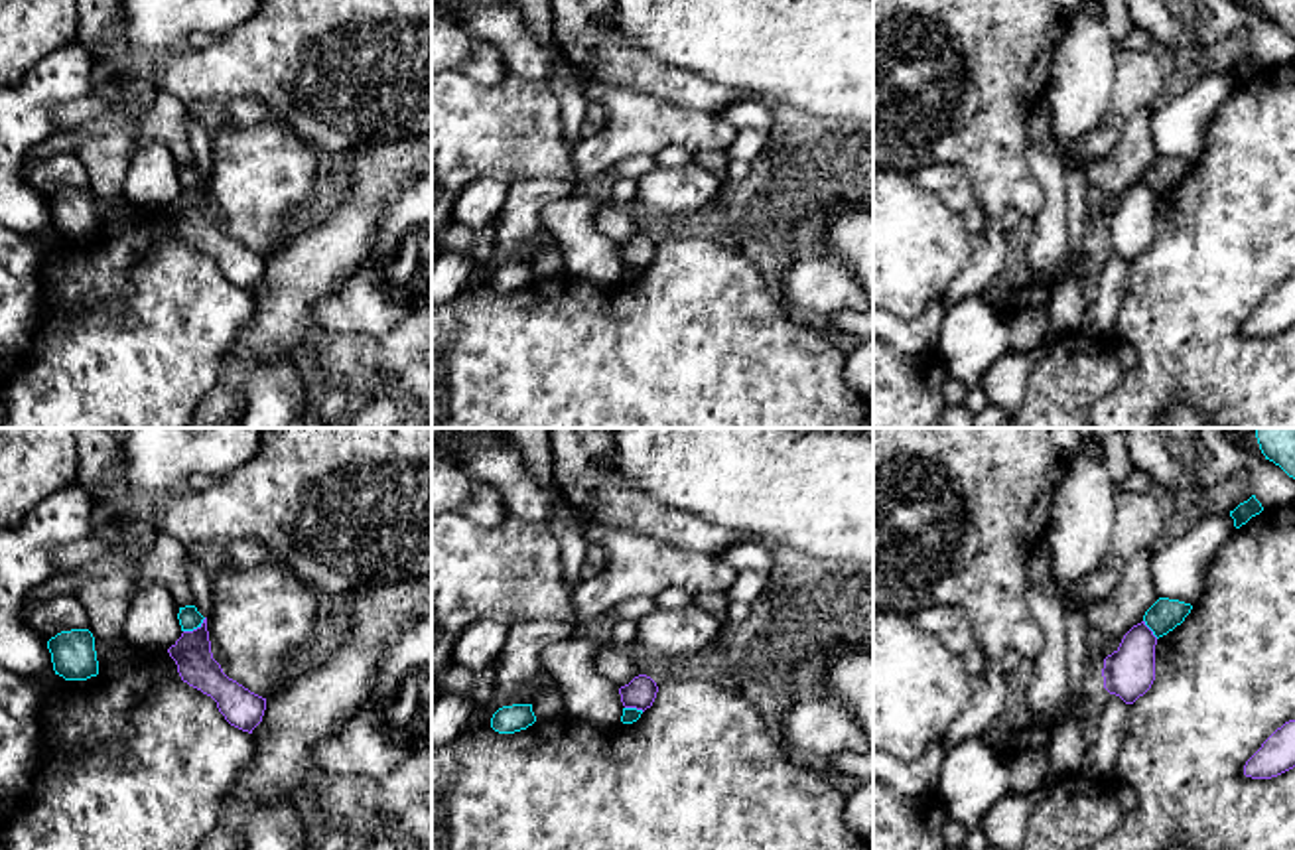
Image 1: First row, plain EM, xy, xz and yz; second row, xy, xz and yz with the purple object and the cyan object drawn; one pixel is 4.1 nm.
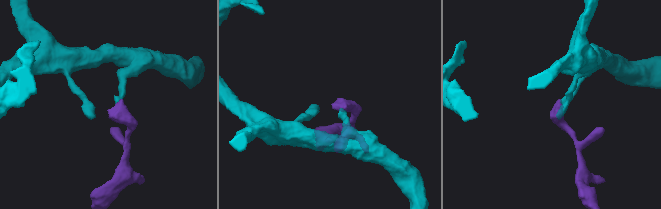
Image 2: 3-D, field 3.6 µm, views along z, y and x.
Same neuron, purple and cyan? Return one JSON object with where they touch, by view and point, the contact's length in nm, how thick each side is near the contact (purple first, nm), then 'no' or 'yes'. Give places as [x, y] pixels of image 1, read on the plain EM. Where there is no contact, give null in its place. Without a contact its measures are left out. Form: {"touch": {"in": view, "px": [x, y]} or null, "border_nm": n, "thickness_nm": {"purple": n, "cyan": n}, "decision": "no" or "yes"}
{"touch": {"in": "xy", "px": [194, 188]}, "border_nm": 110, "thickness_nm": {"purple": 160, "cyan": 90}, "decision": "no"}

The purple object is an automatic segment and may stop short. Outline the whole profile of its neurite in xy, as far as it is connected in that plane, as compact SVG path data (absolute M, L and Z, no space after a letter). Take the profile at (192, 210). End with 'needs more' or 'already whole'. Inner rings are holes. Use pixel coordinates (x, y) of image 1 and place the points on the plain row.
M207 176L197 187L183 189L168 211L175 219L183 241L211 254L231 284L252 292L262 280L266 256L250 250L223 231L211 211Z | already whole

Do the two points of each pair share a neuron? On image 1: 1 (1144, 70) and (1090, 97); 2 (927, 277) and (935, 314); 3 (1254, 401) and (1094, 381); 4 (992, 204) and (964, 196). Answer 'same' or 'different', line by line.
1: different
2: different
3: different
4: different

